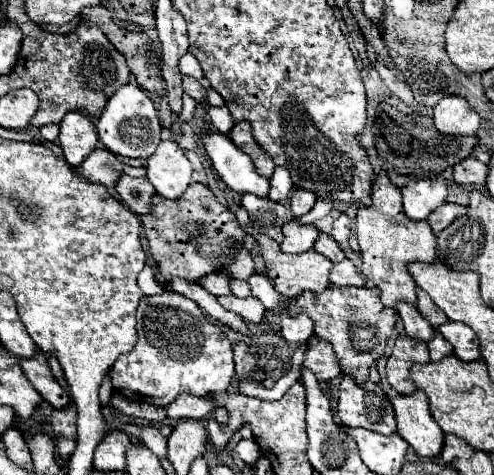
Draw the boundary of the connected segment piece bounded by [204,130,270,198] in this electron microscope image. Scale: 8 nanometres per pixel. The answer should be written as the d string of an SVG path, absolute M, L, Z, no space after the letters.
M210 130L204 136L204 146L212 158L214 170L222 180L238 194L254 194L258 198L268 196L270 182L264 176L258 176L250 156L238 150L226 134Z

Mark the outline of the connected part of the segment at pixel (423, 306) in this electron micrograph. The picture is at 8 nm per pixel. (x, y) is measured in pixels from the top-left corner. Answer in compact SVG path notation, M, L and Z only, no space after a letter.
M418 288L418 312L434 326L438 328L440 324L444 324L448 318L446 314L430 300L430 296L426 292L422 292L422 288Z

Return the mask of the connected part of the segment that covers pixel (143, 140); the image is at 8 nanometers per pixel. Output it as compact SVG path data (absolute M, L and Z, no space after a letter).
M126 84L112 94L112 98L106 102L102 110L96 128L100 142L106 146L106 150L128 158L150 158L160 144L160 134L162 134L162 126L152 100L136 84Z

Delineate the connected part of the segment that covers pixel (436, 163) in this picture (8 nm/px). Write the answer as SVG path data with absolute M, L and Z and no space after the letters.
M382 102L376 110L378 112L374 120L374 136L376 136L378 156L386 162L388 168L404 176L416 176L416 178L438 176L448 166L468 158L468 154L478 142L478 138L444 136L434 128L432 118L424 114L402 114L386 102Z

